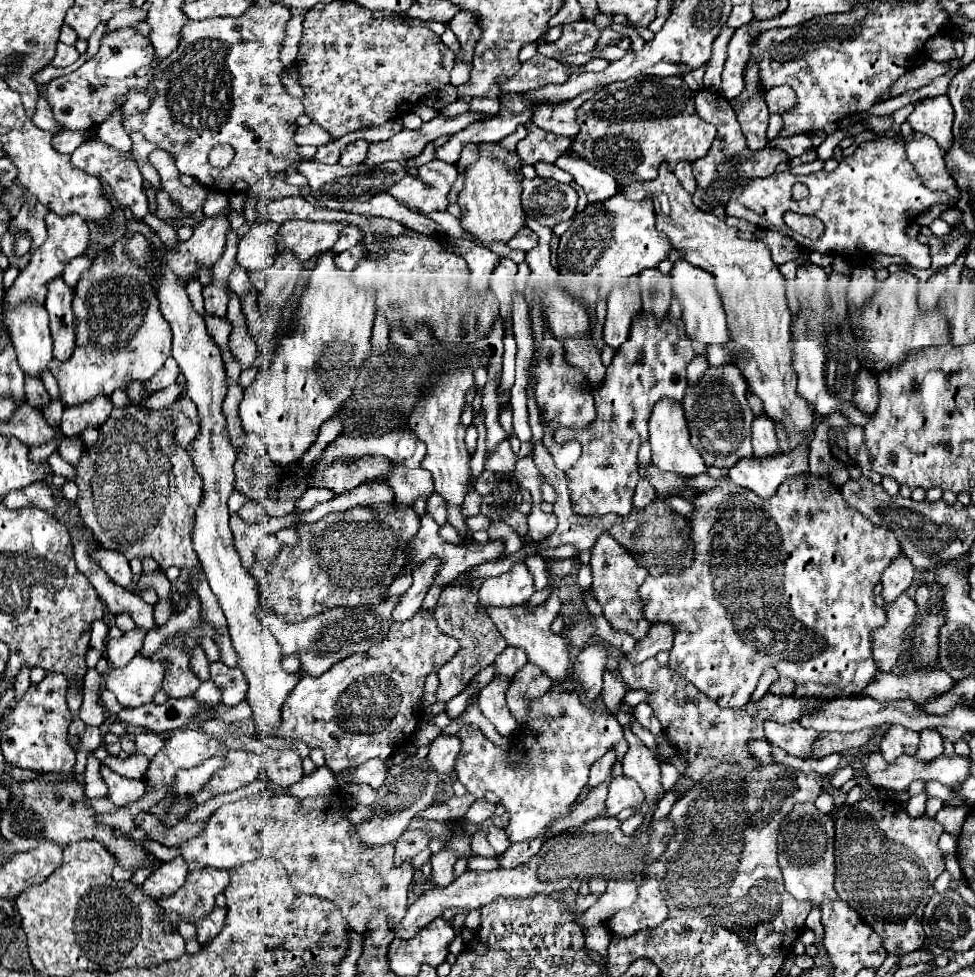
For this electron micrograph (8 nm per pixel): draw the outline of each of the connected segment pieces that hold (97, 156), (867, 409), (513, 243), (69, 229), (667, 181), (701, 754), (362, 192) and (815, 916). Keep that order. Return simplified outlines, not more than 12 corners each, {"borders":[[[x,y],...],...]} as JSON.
{"borders":[[[83,142],[75,168],[103,178],[137,220],[149,212],[131,152]],[[859,370],[853,404],[873,414],[879,404],[875,374]],[[525,226],[507,246],[529,252],[537,244],[537,236]],[[45,216],[47,240],[7,290],[9,304],[35,298],[89,246],[81,216]],[[661,166],[625,184],[657,230],[719,278],[739,366],[789,450],[815,410],[797,396],[785,278],[763,242],[699,210]],[[619,660],[649,692],[667,738],[701,782],[719,764],[757,770],[763,722],[793,722],[819,698],[767,692],[721,708],[657,660]],[[301,162],[315,198],[359,200],[407,174],[401,162],[347,166]],[[813,904],[807,916],[807,928],[815,932],[817,940],[823,938],[821,908]]]}

